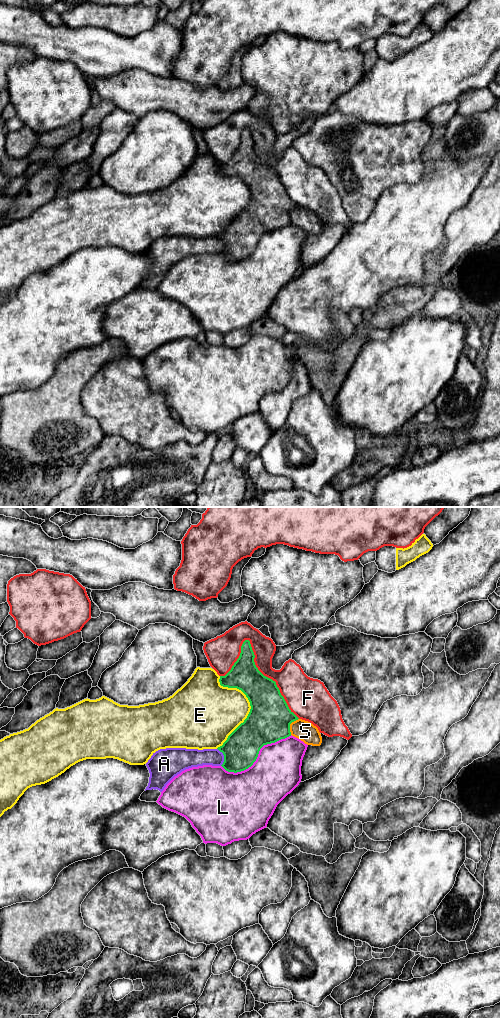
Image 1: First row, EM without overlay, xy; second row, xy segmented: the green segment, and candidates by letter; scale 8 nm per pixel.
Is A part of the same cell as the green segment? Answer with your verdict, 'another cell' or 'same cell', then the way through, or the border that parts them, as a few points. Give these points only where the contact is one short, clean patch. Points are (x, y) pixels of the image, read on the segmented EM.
same cell

